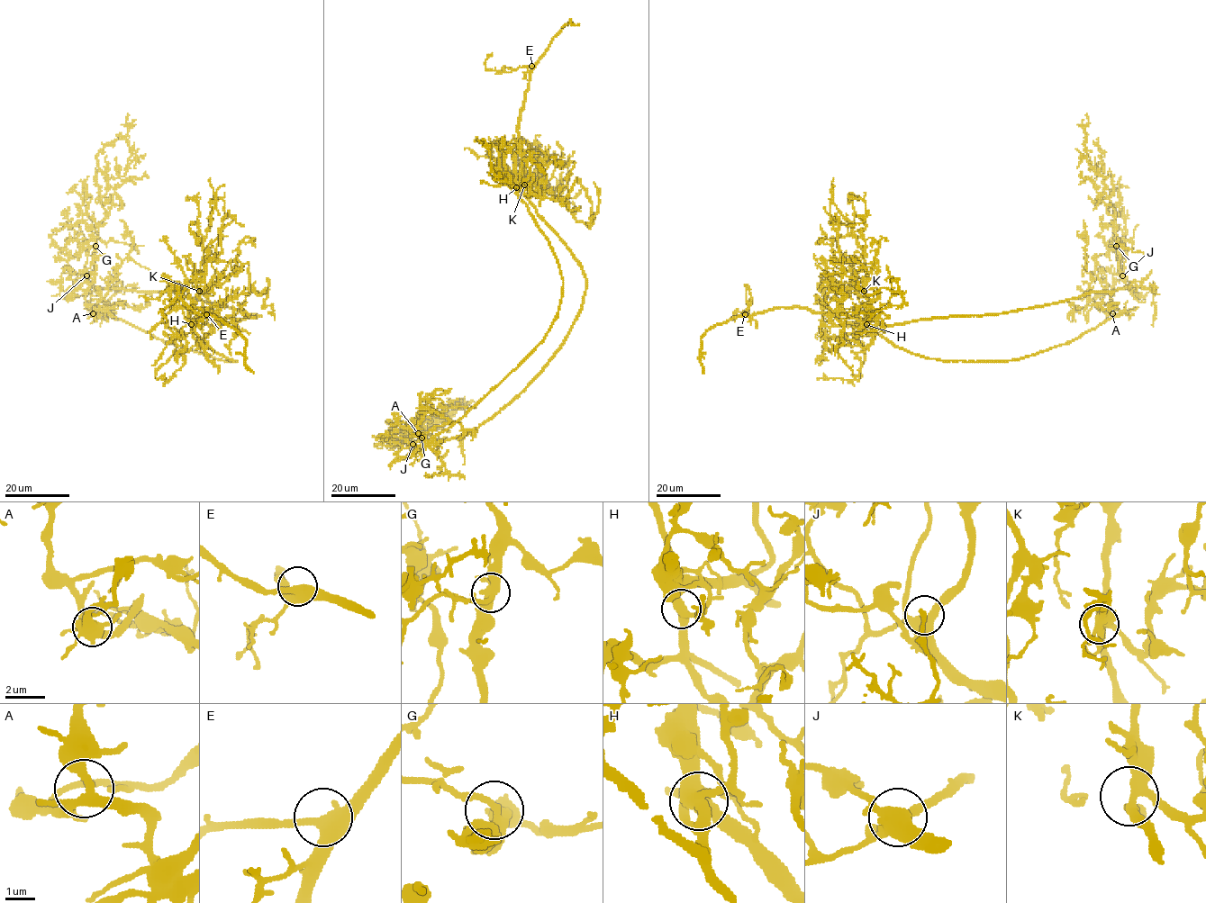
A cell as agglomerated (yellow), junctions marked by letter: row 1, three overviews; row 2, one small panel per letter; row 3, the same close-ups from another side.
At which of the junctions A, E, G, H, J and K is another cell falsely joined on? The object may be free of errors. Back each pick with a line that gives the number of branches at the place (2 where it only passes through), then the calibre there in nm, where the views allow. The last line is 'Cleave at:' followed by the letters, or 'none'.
H: branches 4; calibre 400 nm
Cleave at: H

